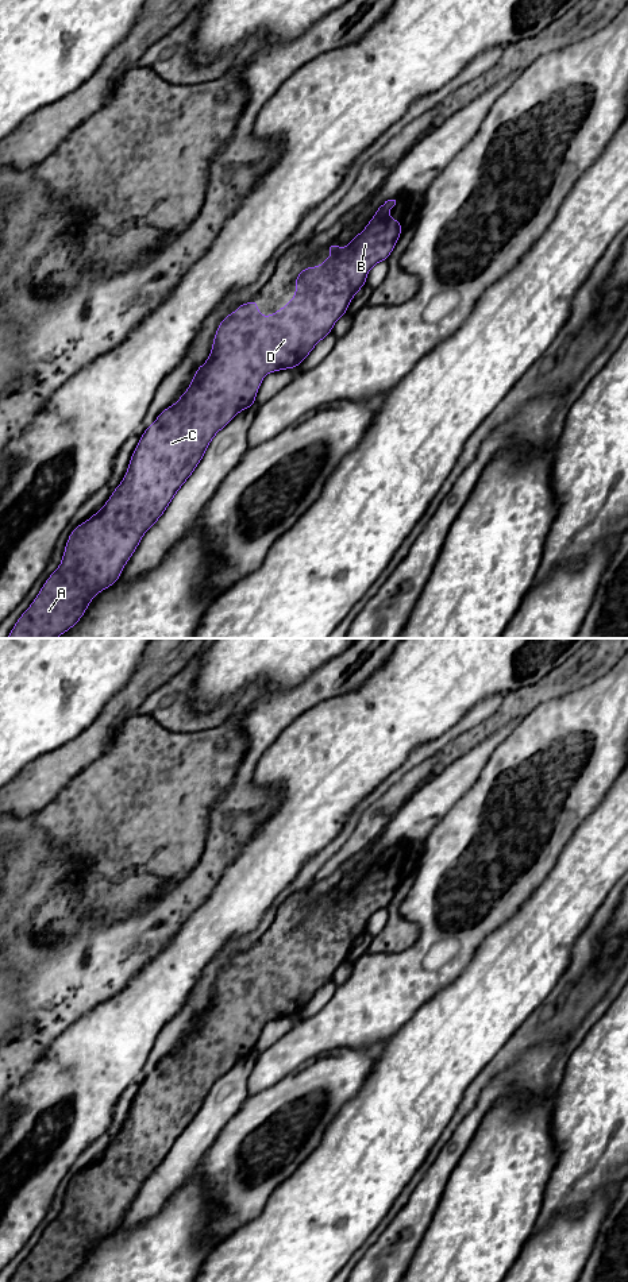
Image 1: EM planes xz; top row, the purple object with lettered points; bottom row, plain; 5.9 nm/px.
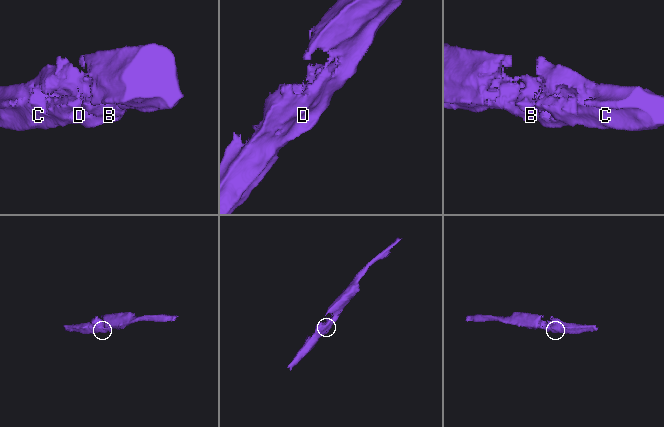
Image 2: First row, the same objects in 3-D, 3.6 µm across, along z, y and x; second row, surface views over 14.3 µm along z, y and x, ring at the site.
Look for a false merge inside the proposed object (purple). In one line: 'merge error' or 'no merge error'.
no merge error

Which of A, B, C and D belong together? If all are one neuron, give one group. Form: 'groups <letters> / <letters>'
groups A B C D

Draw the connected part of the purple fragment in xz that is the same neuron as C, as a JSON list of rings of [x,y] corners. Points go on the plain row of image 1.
[[[396,847],[385,849],[374,860],[374,866],[369,868],[366,876],[344,896],[339,896],[331,889],[327,897],[332,903],[319,915],[308,914],[301,918],[294,928],[294,945],[270,965],[259,962],[255,946],[239,953],[234,961],[224,965],[215,981],[212,1000],[207,1009],[197,1015],[189,1036],[181,1042],[174,1053],[162,1058],[142,1081],[122,1131],[113,1138],[101,1158],[72,1178],[59,1215],[45,1229],[9,1282],[63,1282],[81,1267],[90,1248],[99,1240],[119,1228],[142,1185],[159,1167],[176,1140],[190,1125],[216,1081],[230,1071],[239,1059],[254,1053],[262,1027],[267,1022],[298,1015],[315,993],[332,980],[334,972],[347,961],[350,949],[366,932],[370,916],[389,905],[402,880],[400,869],[386,862],[394,853]]]

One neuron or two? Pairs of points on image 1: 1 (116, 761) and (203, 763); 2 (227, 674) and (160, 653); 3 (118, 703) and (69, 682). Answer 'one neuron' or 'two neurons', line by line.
1: one neuron
2: two neurons
3: two neurons

